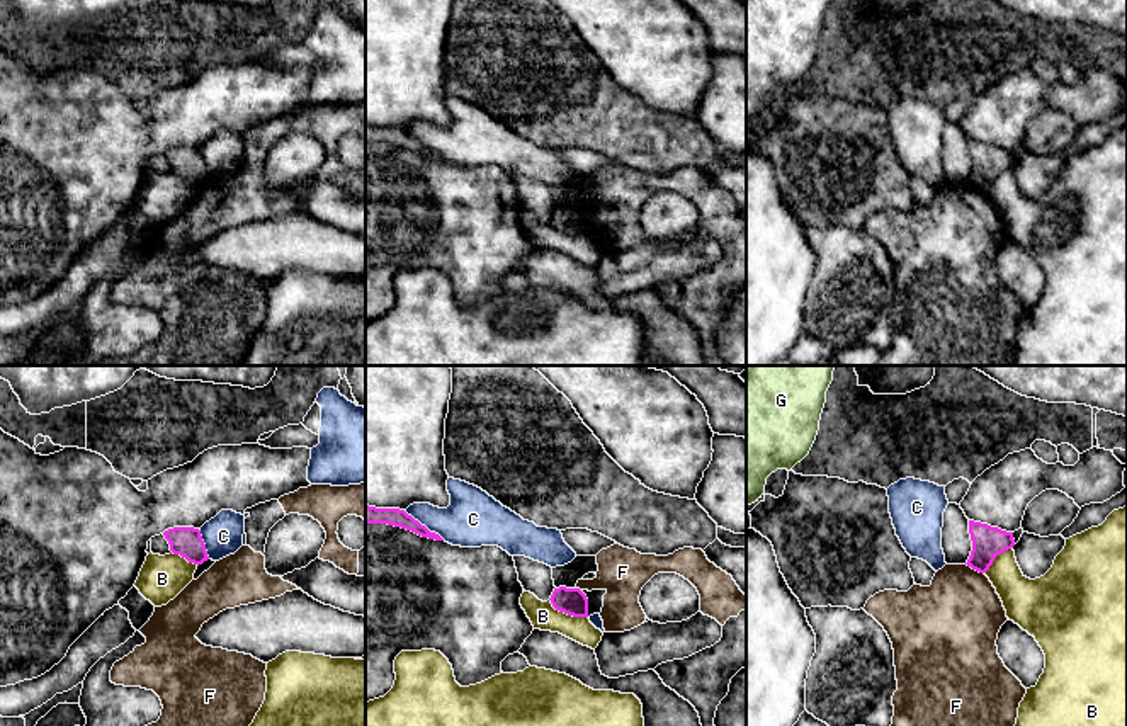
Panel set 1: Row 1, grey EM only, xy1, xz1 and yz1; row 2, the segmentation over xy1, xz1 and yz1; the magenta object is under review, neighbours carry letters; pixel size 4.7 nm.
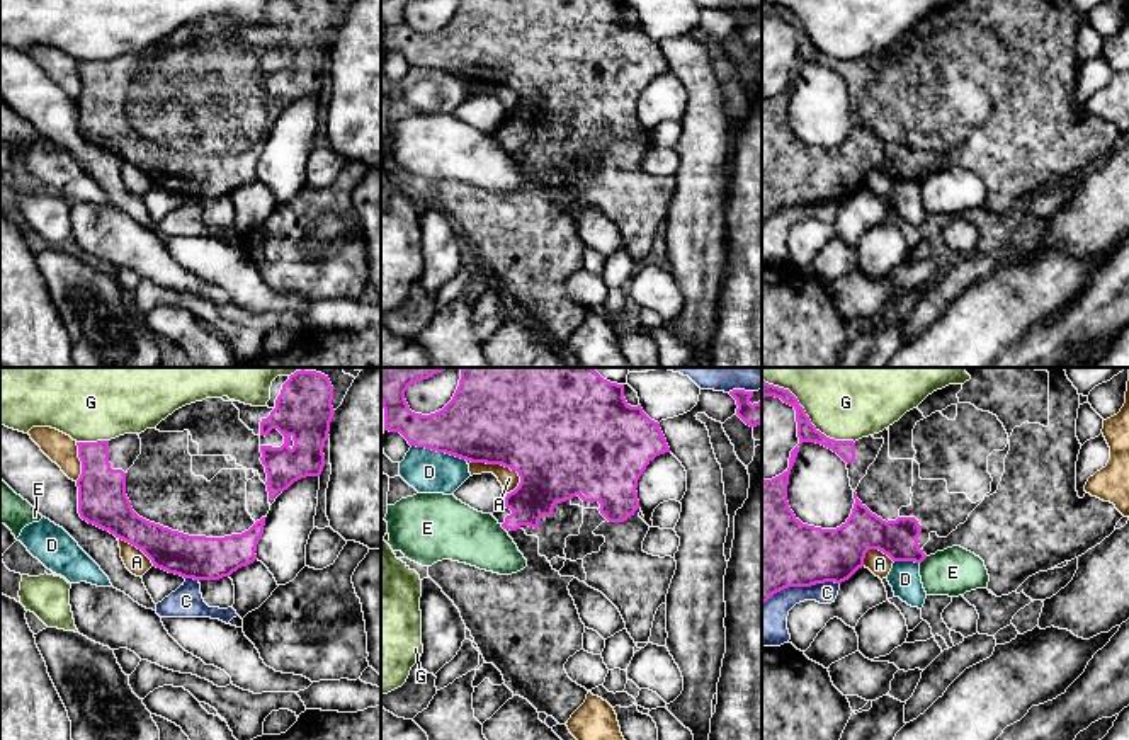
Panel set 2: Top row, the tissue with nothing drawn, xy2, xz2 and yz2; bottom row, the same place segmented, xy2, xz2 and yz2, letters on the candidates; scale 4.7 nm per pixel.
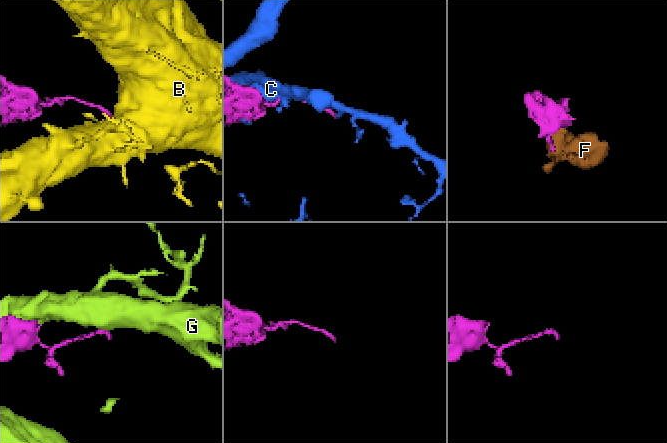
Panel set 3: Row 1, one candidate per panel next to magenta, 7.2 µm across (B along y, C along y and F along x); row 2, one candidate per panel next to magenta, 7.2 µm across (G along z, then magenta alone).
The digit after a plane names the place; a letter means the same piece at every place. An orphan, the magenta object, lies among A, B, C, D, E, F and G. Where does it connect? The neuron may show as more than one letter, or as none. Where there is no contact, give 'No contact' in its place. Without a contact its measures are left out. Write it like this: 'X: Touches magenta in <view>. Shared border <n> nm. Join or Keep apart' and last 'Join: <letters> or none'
A: Touches magenta in xz2. Shared border 280 nm. Keep apart
B: Touches magenta in xz1. Shared border 200 nm. Keep apart
C: Touches magenta in yz2. Shared border 380 nm. Keep apart
D: Touches magenta in xz2. Shared border 280 nm. Keep apart
E: Touches magenta in yz2. Shared border 50 nm. Keep apart
F: Touches magenta in yz1. Shared border 100 nm. Keep apart
G: Touches magenta in yz2. Shared border 550 nm. Keep apart
Join: none

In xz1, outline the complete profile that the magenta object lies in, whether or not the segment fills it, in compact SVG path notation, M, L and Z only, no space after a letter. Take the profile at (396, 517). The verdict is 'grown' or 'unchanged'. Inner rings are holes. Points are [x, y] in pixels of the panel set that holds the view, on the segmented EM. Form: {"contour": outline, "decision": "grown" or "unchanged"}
{"contour": "M365 505L365 524L388 524L411 530L422 537L444 541L439 534L430 532L425 525L422 525L418 520L399 508L376 508Z", "decision": "unchanged"}

